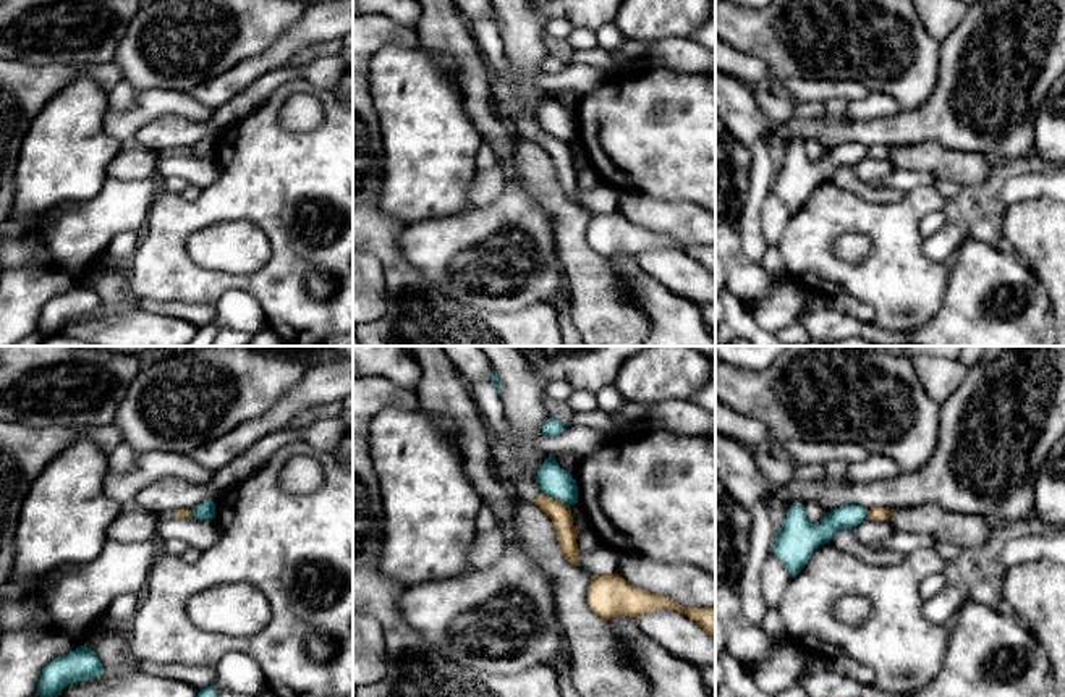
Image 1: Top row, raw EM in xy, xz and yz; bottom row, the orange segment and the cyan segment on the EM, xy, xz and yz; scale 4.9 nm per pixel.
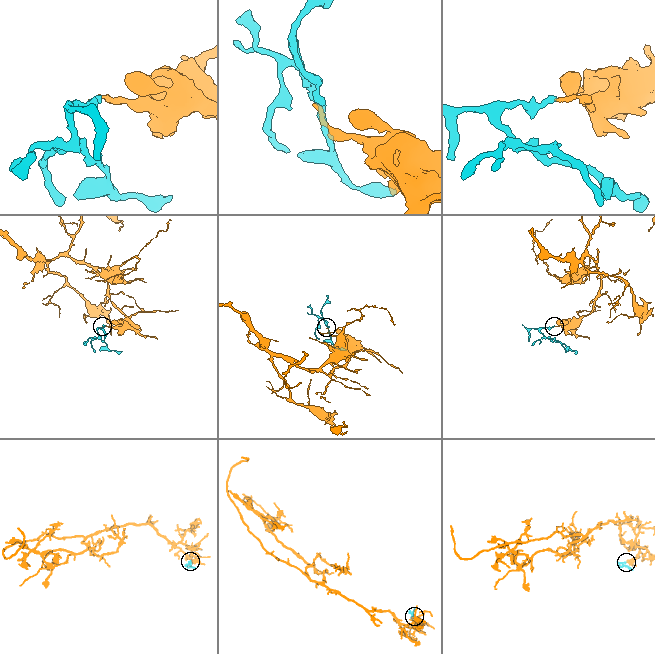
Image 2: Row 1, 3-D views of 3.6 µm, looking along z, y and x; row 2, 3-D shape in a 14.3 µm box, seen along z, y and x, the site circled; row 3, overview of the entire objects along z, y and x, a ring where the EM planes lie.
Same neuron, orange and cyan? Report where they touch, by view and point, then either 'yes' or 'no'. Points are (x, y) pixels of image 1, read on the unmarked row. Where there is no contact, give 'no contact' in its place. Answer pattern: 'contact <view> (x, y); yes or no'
contact xz (554, 136); no

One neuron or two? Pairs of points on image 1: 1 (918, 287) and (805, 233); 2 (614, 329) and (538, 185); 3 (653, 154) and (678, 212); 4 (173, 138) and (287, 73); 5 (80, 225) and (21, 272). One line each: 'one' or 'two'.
1: one
2: one
3: two
4: one
5: one

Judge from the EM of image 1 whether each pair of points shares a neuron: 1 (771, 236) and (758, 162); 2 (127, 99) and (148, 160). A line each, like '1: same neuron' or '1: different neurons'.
1: different neurons
2: different neurons

